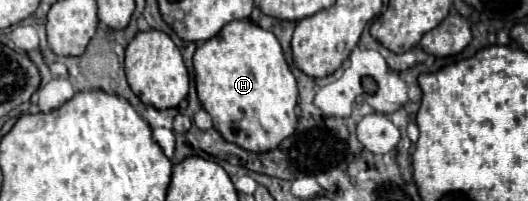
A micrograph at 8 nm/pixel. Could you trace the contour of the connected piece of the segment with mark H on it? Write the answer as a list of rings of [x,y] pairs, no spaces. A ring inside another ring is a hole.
[[[234,20],[226,24],[214,38],[202,42],[194,52],[194,74],[196,92],[202,108],[210,114],[214,128],[222,134],[226,142],[234,142],[250,152],[274,150],[284,138],[288,138],[298,124],[296,118],[296,78],[292,76],[282,46],[276,36],[250,20]]]

